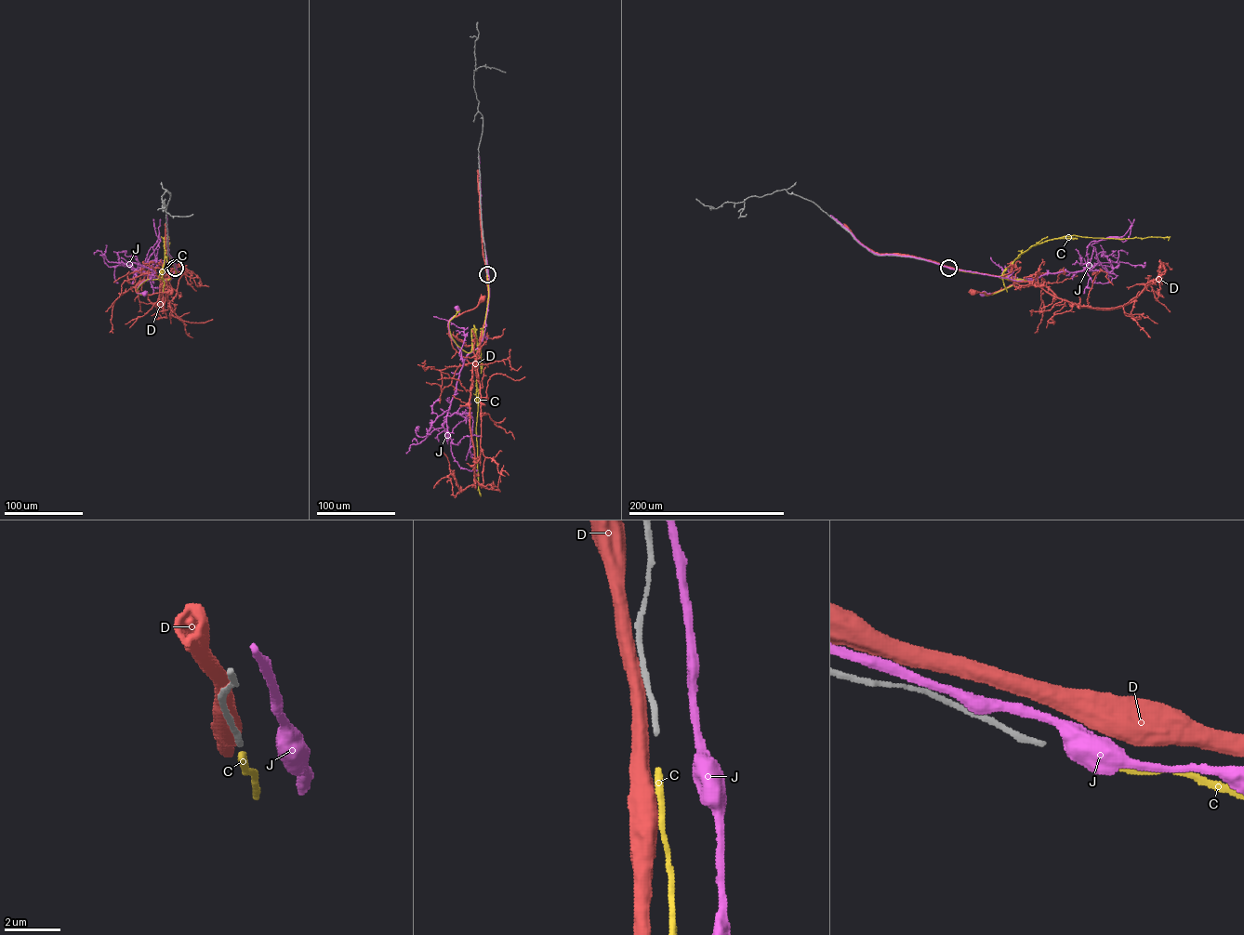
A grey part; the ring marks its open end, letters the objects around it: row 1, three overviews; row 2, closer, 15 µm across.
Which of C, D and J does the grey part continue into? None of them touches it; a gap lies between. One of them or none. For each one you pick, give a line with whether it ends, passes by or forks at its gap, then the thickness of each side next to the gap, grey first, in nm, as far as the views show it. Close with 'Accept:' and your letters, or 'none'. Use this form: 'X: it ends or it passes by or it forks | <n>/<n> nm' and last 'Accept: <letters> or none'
C: it ends | 200/280 nm
Accept: C

